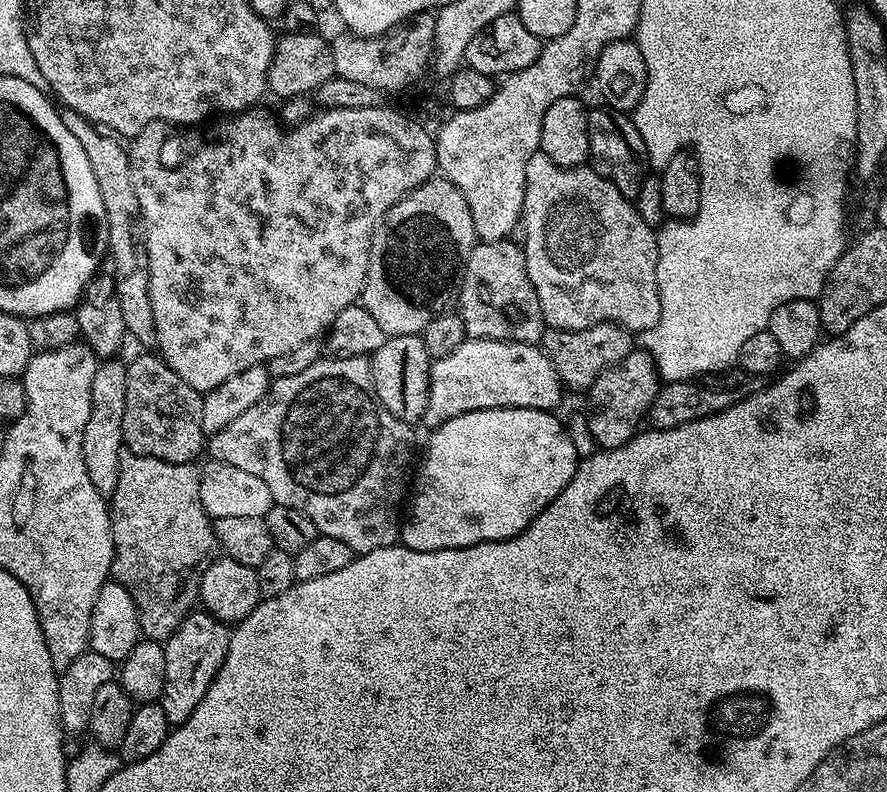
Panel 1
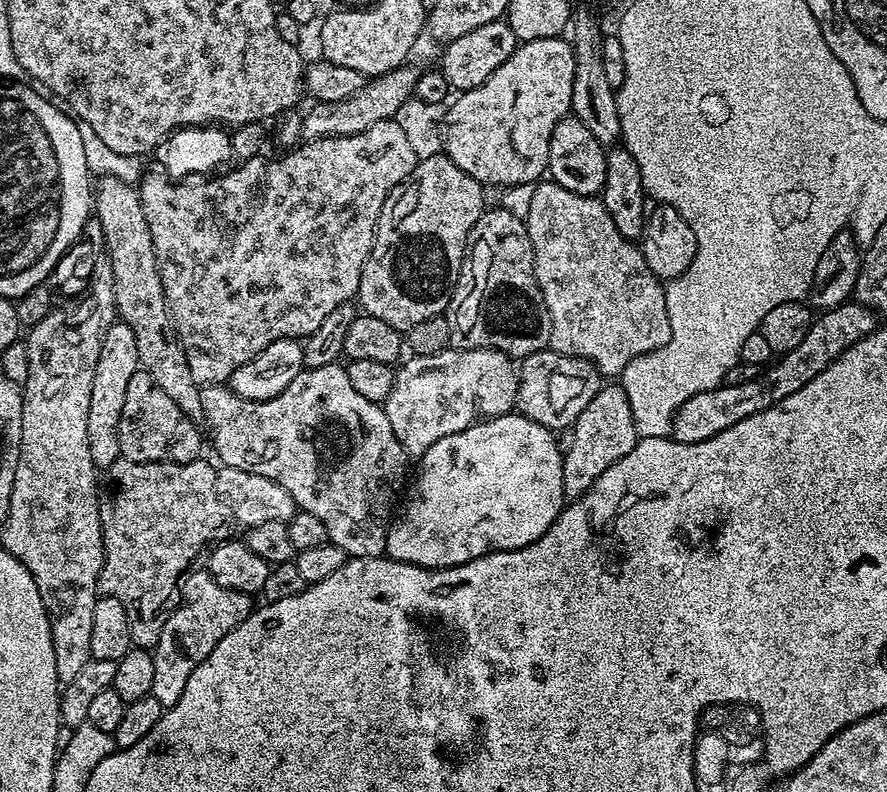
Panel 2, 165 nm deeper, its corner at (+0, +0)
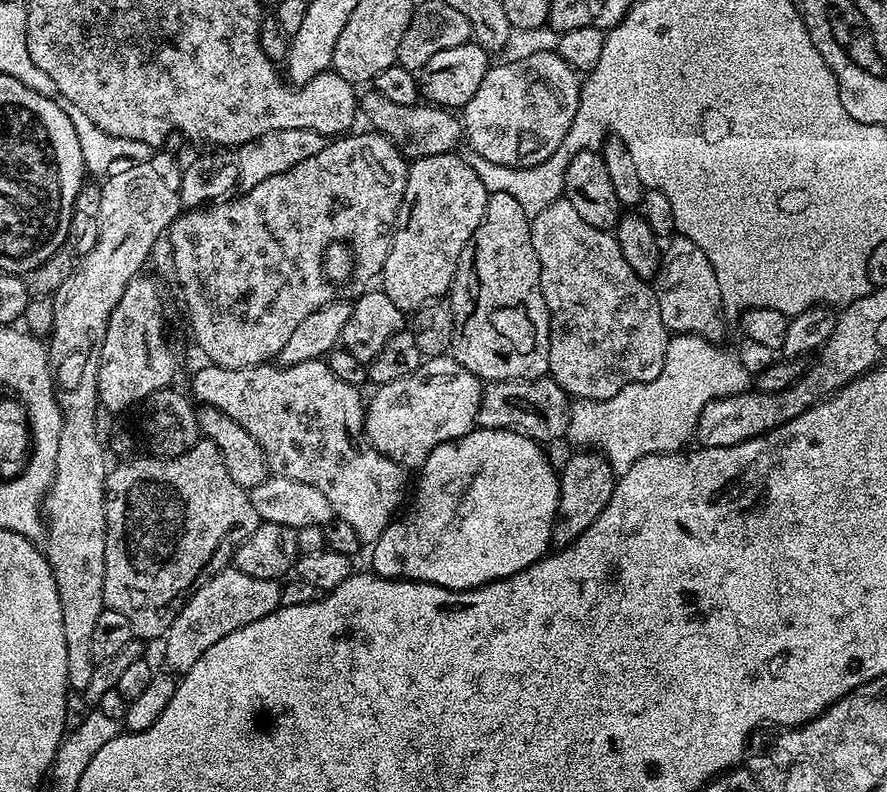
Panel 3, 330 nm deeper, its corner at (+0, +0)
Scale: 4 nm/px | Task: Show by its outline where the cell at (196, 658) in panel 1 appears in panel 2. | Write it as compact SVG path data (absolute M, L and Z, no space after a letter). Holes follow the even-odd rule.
M192 570L183 577L184 605L168 612L162 626L162 634L154 649L154 686L152 696L162 702L165 710L172 708L178 698L182 698L182 690L186 690L186 682L190 682L190 674L208 657L210 650L230 634L254 610L253 597L246 592L230 590L222 586L206 570Z

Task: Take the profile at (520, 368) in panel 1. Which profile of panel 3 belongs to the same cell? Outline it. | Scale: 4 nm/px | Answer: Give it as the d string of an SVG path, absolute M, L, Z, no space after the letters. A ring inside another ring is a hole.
M451 354L425 359L418 370L406 374L406 378L394 378L394 382L381 384L375 391L366 400L364 433L382 455L405 470L419 469L438 446L462 438L477 427L476 414L479 410L482 381L470 374L470 370L463 368Z

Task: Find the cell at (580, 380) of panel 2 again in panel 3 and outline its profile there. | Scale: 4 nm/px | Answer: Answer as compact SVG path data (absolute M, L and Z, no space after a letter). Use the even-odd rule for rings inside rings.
M552 377L536 380L502 380L487 383L480 393L477 425L481 428L510 429L522 432L536 443L545 444L567 435L571 401L567 392Z

